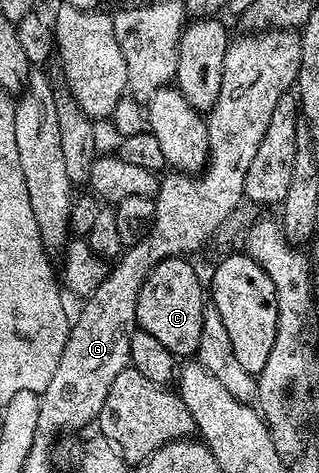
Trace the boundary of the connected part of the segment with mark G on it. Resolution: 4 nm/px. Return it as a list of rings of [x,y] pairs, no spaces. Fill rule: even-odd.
[[[270,29],[259,35],[244,36],[248,37],[240,37],[237,41],[235,38],[222,55],[218,99],[206,113],[209,147],[207,165],[199,175],[189,176],[187,173],[172,171],[165,181],[163,178],[159,182],[154,194],[156,214],[151,229],[135,245],[121,252],[118,260],[109,268],[108,276],[83,302],[84,307],[77,321],[75,318],[69,328],[58,369],[54,371],[46,391],[40,394],[35,431],[48,433],[48,447],[51,450],[60,436],[78,433],[78,430],[91,422],[93,424],[99,418],[111,384],[122,371],[131,366],[130,344],[138,328],[138,295],[148,272],[159,261],[164,261],[173,254],[192,255],[188,253],[194,252],[239,207],[240,201],[245,200],[246,171],[250,171],[250,163],[254,163],[254,151],[258,151],[258,143],[262,143],[262,135],[266,135],[266,127],[270,127],[270,115],[274,115],[278,99],[282,99],[282,95],[286,95],[297,84],[302,67],[302,43],[300,33],[294,29]]]

